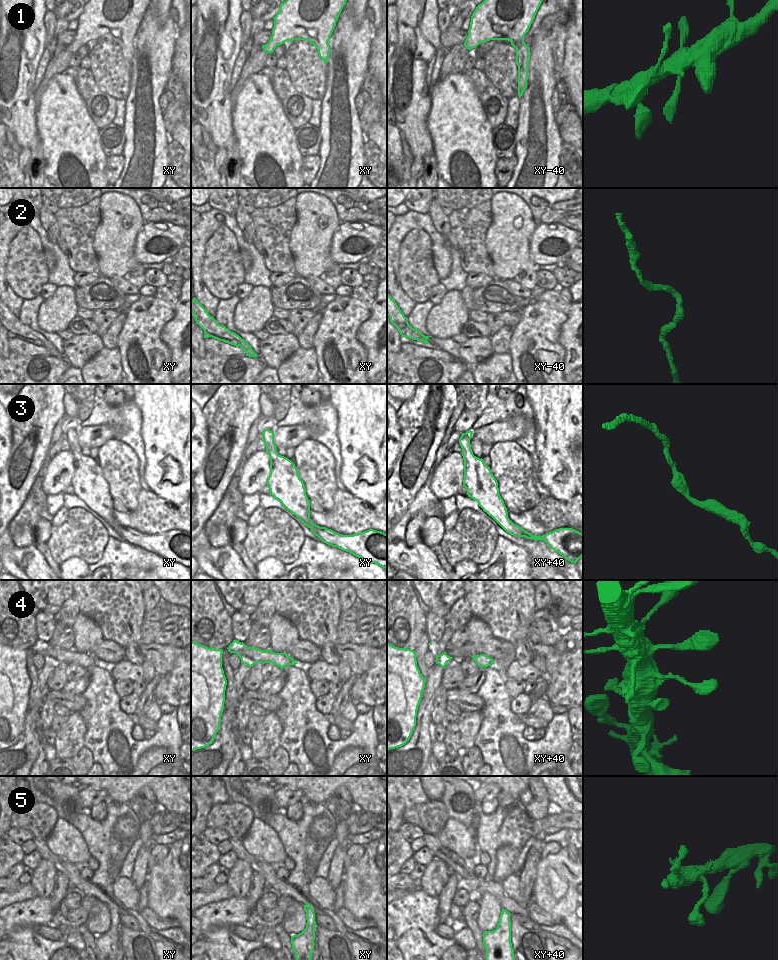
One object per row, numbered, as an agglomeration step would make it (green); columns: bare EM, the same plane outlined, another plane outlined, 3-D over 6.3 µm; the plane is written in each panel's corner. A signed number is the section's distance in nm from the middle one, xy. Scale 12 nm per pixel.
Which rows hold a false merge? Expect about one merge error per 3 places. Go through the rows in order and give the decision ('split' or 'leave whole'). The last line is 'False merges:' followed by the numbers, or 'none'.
1: leave whole
2: leave whole
3: leave whole
4: leave whole
5: leave whole
False merges: none

